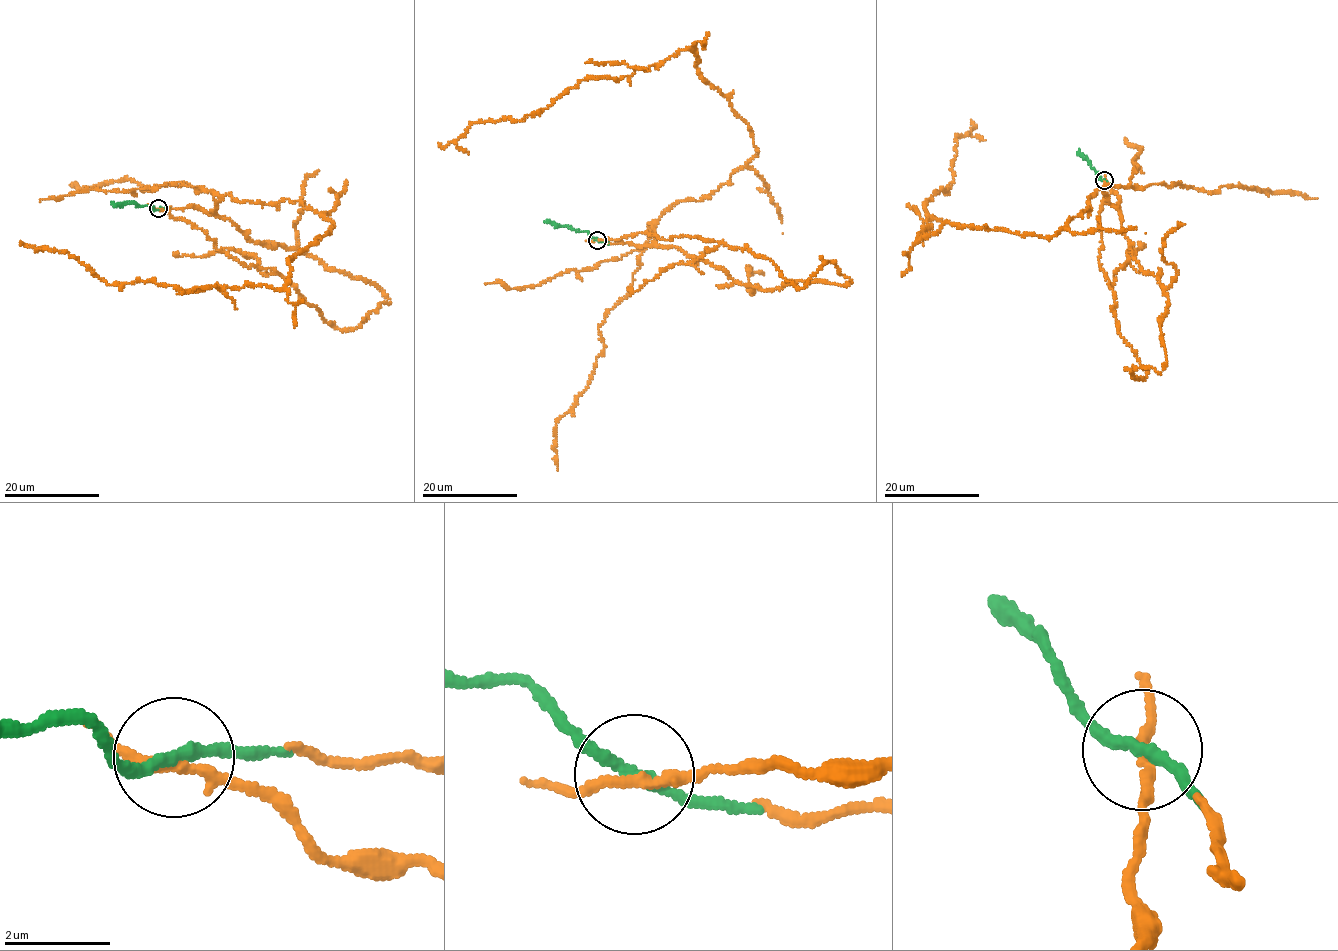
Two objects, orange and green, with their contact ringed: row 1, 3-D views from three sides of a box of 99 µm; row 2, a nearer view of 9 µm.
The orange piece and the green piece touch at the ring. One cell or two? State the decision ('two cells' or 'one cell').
one cell

